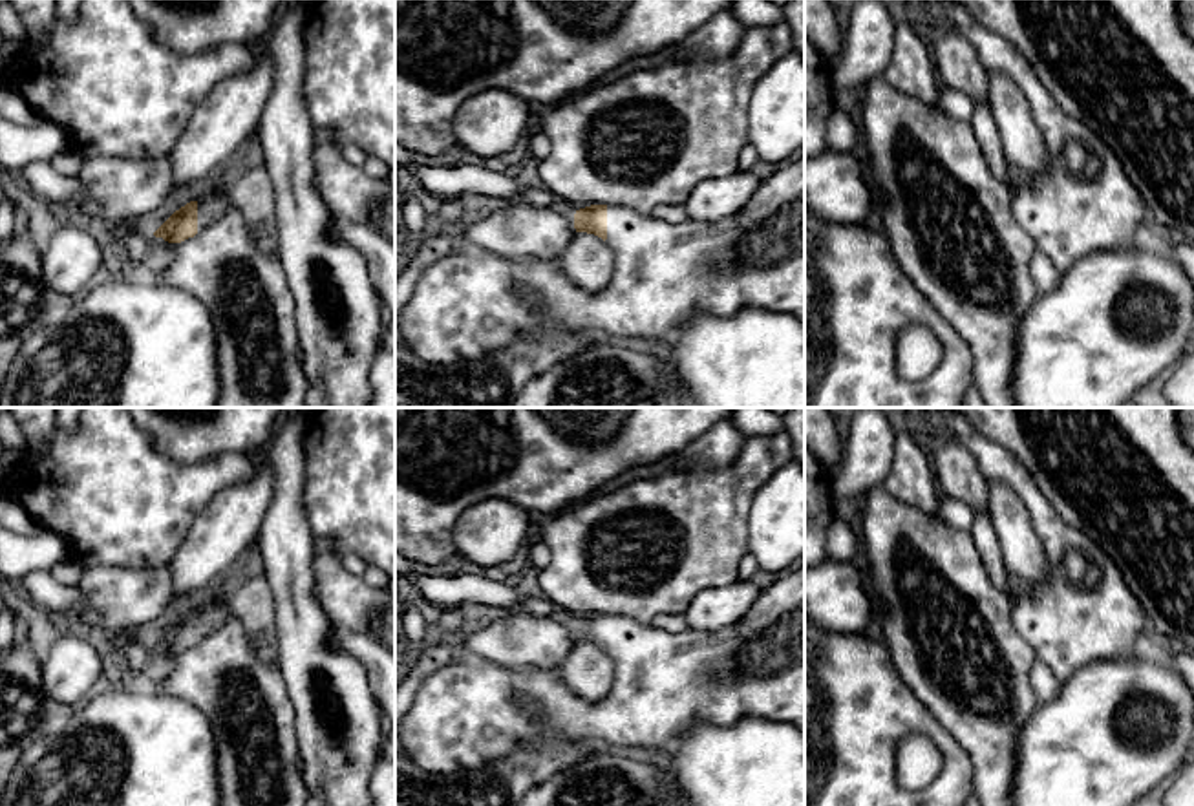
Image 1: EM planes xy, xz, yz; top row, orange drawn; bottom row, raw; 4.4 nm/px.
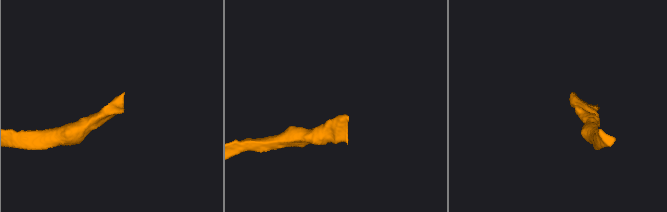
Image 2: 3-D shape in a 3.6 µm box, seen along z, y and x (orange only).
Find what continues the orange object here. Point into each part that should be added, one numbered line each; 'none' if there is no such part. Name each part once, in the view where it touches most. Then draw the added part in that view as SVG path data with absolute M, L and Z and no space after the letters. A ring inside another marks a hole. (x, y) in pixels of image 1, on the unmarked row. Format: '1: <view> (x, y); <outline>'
1: xz (463, 717); M805 567L790 576L777 579L775 583L761 589L759 599L752 609L735 623L722 627L719 631L691 631L684 629L680 632L660 631L651 623L638 623L627 616L607 614L607 654L614 665L613 687L609 695L600 702L589 702L576 696L567 685L560 669L536 669L536 667L501 667L494 662L477 660L466 656L464 660L446 665L432 674L428 674L415 693L411 707L406 711L399 726L395 727L395 744L422 769L437 775L455 775L463 771L479 771L481 768L496 762L521 746L532 746L534 742L580 742L594 748L622 749L645 755L660 755L666 751L669 742L689 729L695 724L715 724L730 726L741 716L757 716L777 722L786 722L795 726L805 735L805 647L795 649L792 640L794 614L805 610Z

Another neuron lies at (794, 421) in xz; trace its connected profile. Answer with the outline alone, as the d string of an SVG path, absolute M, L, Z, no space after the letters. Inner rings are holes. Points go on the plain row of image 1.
M792 408L783 415L783 426L792 440L794 461L805 470L805 408Z

